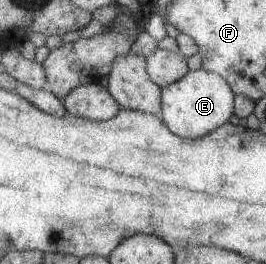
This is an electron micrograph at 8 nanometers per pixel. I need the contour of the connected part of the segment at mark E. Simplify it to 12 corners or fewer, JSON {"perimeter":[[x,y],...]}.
{"perimeter":[[189,70],[160,88],[160,119],[199,138],[233,114],[217,73]]}

